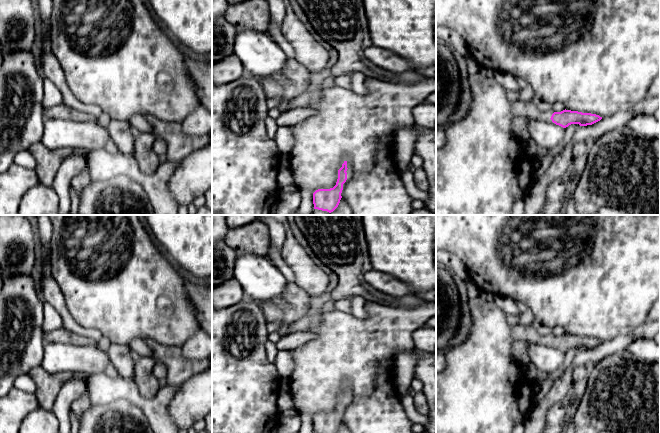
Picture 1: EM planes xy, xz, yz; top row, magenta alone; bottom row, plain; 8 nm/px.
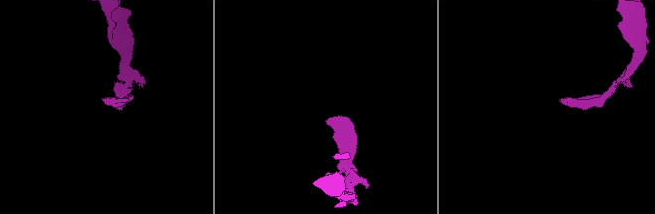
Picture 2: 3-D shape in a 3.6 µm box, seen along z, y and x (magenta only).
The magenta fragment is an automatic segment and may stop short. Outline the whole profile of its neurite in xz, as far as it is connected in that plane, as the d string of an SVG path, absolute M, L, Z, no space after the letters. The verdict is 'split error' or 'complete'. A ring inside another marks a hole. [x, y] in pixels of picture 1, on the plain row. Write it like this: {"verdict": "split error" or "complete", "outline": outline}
{"verdict": "complete", "outline": "M347 385L338 394L336 409L330 413L318 413L313 417L314 433L336 433L342 422L343 408L347 404Z"}

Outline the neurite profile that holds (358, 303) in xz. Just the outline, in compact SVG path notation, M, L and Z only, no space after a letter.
M354 296L348 299L351 302L351 315L361 319L365 318L366 317L365 305L367 300L360 296Z

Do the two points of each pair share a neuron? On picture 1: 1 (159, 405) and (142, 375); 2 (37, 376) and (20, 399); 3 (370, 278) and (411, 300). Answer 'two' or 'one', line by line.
1: two
2: two
3: two

